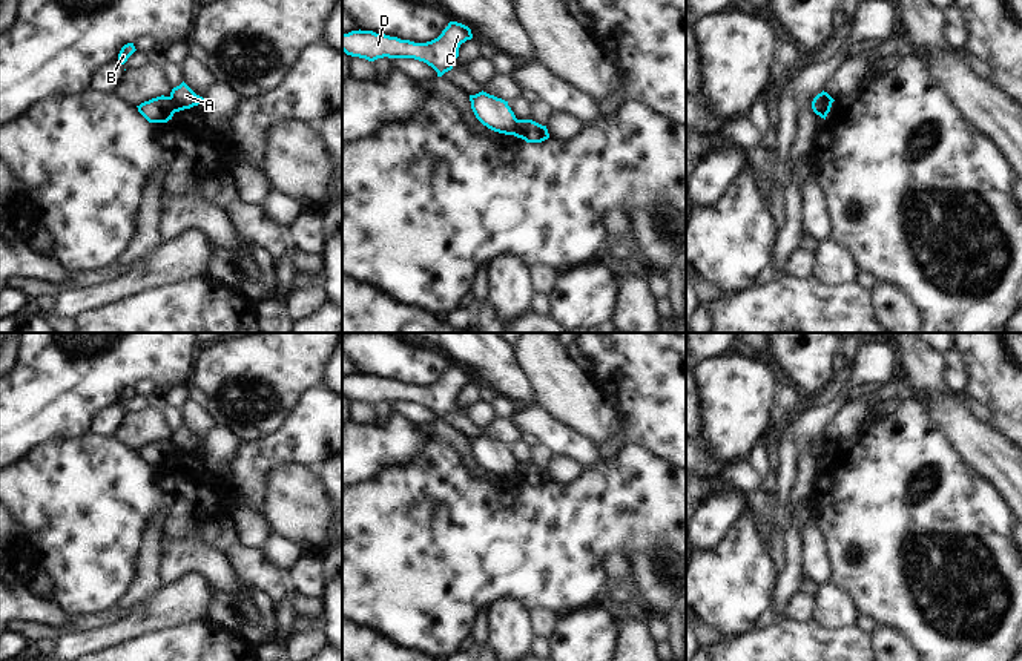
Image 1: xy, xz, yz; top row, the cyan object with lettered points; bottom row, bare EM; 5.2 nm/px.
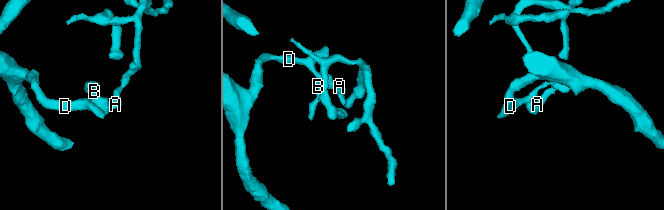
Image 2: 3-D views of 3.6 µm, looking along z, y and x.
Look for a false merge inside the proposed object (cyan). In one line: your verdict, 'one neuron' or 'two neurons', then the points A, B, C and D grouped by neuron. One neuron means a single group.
two neurons; A / B C D

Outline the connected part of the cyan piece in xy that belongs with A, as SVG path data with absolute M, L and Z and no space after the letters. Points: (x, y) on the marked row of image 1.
M184 81L172 89L169 98L173 104L173 113L203 104L204 101L204 98L196 95Z

